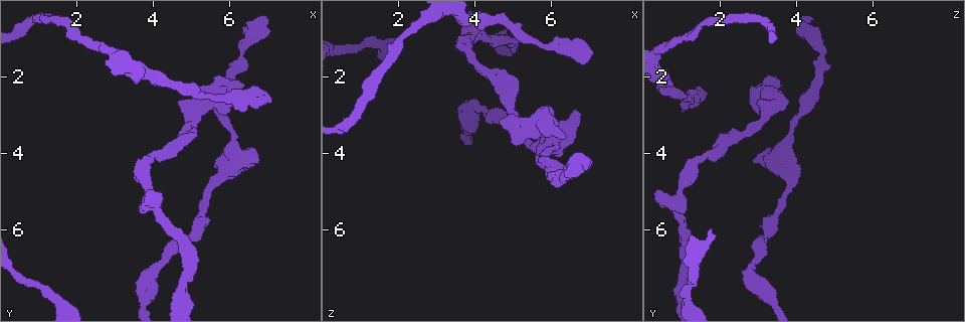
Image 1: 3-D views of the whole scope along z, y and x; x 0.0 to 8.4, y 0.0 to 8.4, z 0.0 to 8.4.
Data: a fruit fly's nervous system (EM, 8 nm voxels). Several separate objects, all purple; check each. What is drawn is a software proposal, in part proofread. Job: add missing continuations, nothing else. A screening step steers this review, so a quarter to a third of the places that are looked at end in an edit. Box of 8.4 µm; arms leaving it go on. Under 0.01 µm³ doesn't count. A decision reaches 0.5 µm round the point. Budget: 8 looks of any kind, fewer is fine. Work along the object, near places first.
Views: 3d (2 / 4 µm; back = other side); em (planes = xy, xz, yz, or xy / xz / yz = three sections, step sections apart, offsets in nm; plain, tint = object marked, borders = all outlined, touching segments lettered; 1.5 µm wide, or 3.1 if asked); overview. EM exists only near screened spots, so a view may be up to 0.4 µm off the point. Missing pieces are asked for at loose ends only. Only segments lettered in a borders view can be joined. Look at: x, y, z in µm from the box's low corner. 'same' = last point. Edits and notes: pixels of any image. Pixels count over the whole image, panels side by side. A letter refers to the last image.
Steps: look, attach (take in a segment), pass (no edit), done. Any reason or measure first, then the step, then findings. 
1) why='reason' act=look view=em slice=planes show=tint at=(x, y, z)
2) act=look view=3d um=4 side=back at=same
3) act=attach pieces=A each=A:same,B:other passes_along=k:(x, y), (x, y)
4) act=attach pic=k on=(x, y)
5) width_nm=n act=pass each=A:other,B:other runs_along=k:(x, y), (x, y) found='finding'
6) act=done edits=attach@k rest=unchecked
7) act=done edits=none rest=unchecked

why='long arm stops here' act=look view=em slice=planes show=tint at=(7.05, 2.65, 1.45)

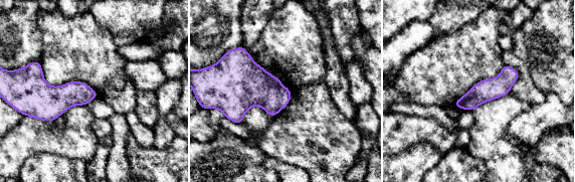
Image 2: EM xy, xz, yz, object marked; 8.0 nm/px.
why='see the neighbours' act=look view=em slice=planes show=borders at=same

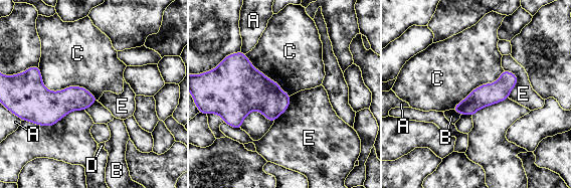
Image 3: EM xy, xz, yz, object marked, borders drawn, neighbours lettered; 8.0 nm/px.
longest_contact=C:550nm act=pass each=A:other,B:other,C:other,D:other,E:other border=3:(504, 69), (517, 77), (508, 98) found='none of them fits'

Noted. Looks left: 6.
why='free end' act=look view=3d um=4 side=back at=(6.40, 2.30, 3.60)

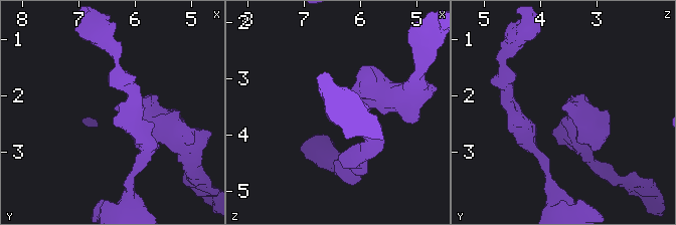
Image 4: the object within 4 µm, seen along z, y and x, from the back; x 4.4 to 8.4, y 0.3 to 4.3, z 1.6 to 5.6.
why='now the EM' act=look view=em slice=planes show=borders at=(6.35, 2.30, 3.55)

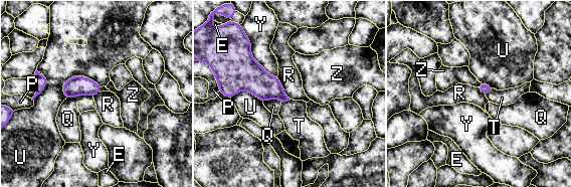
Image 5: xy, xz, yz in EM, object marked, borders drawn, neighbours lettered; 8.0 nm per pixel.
act=attach pieces=T each=E:other,P:other,Q:other,R:other,T:same,U:other,Y:other,Z:other passes_along=5:(260, 83), (286, 101), (299, 126) found='it goes on there'

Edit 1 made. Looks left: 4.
why='see it whole again' act=look view=overview

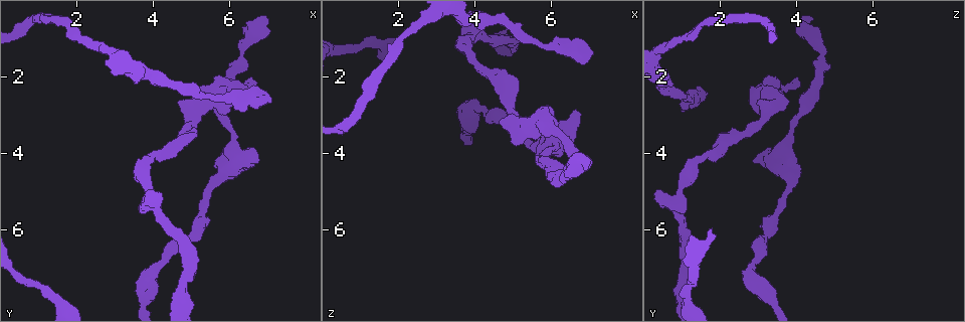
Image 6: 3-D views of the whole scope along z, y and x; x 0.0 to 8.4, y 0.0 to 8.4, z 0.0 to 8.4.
act=look view=3d um=2 at=(6.60, 4.25, 2.95)

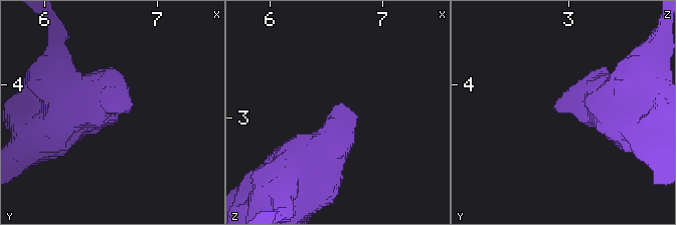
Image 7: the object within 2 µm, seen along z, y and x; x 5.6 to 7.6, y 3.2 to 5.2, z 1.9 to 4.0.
act=look view=em slice=xz step=8 show=borders at=(6.64, 4.26, 2.90)

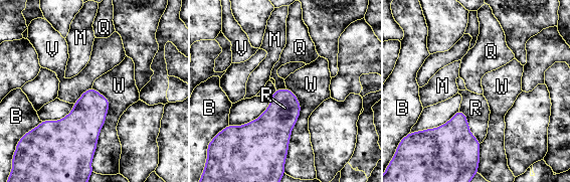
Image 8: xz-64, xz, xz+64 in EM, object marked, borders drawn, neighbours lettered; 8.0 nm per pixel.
act=pass each=B:other,M:other,Q:other,R:other,V:other,W:other border=8:(286, 87), (276, 89) found='no lettered segment goes on from it'

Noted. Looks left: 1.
act=done edits=attach@5 rest=unchecked

